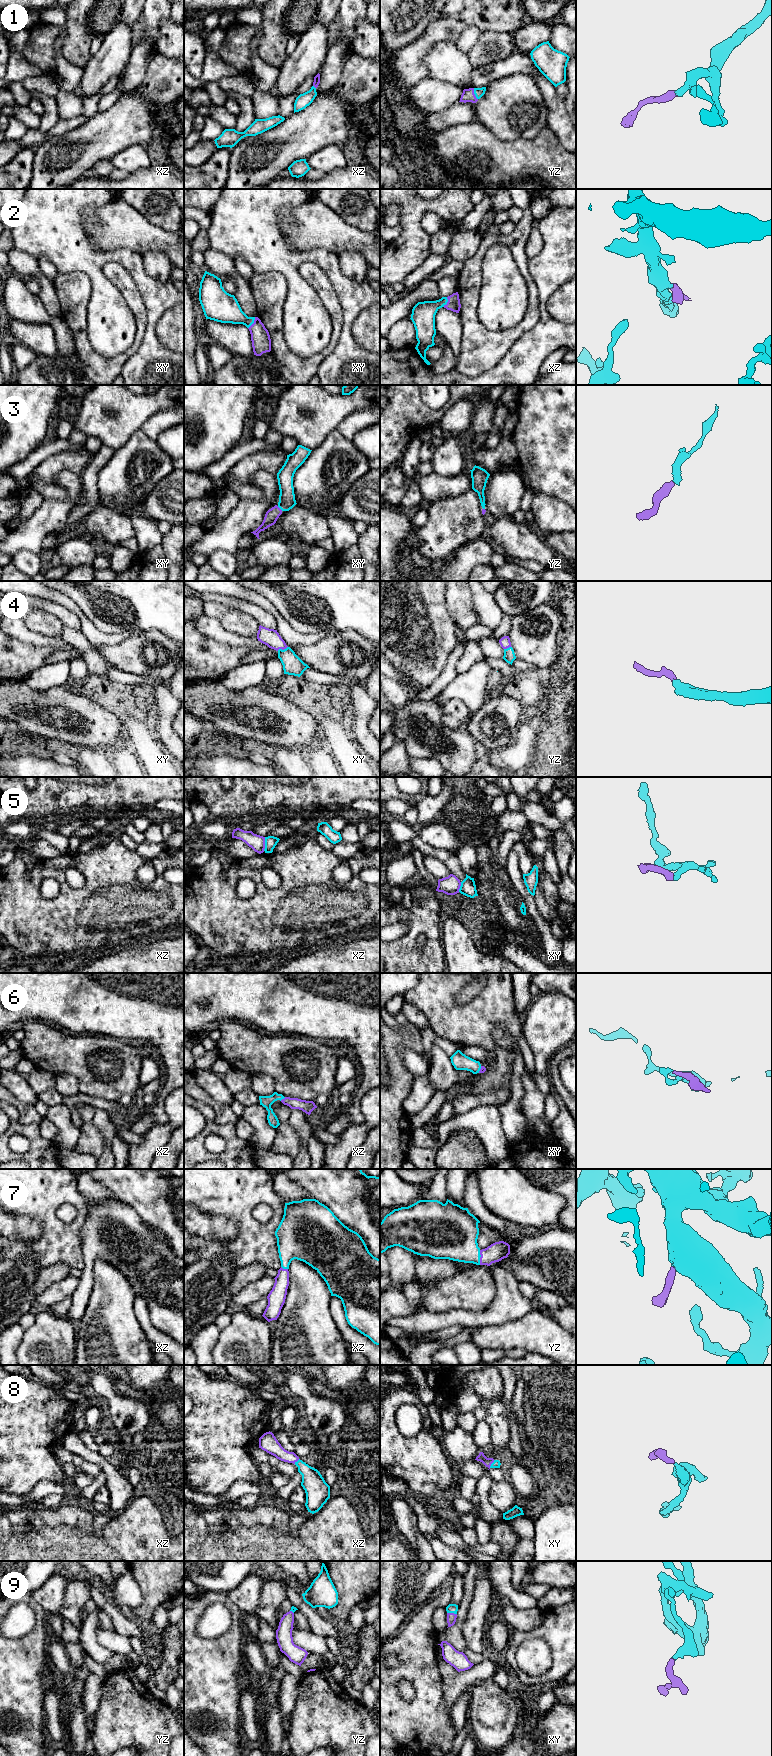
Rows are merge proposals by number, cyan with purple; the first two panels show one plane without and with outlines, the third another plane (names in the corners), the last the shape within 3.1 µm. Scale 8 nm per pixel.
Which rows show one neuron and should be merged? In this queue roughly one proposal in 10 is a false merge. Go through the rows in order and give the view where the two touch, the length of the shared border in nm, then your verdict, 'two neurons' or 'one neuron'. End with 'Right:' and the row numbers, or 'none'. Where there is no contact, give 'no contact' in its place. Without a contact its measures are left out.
1: contact in yz; length 100 nm; one neuron
2: contact in xy; length 110 nm; one neuron
3: contact in xy; length 60 nm; one neuron
4: contact in xy; length 90 nm; one neuron
5: contact in xz; length 110 nm; one neuron
6: contact in xz; length 50 nm; one neuron
7: contact in yz; length 120 nm; one neuron
8: contact in xy; length 80 nm; one neuron
9: contact in xy; length 80 nm; one neuron
Right: 1, 2, 3, 4, 5, 6, 7, 8, 9

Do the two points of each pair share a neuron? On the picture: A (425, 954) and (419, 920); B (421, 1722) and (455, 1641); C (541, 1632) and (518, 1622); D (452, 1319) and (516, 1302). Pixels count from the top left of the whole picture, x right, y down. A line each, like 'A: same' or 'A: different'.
A: same
B: different
C: different
D: same

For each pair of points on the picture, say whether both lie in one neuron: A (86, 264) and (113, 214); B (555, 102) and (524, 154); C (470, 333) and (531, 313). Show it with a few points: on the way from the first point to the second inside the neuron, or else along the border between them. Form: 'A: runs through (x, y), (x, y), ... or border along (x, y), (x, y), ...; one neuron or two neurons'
A: border along (84, 226), (96, 248), (117, 249), (119, 247); two neurons
B: border along (546, 126), (561, 145); two neurons
C: runs through (486, 337), (509, 337), (519, 329); one neuron

